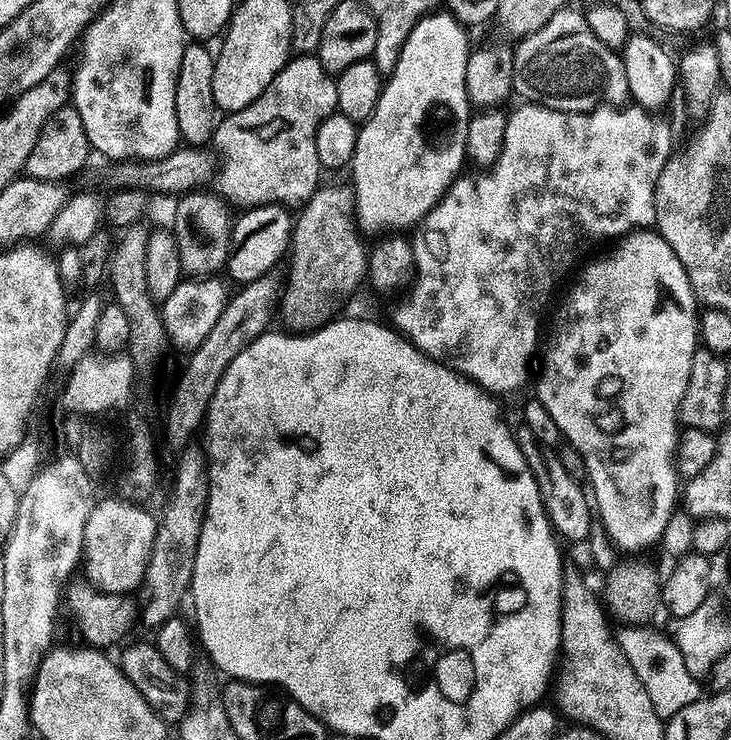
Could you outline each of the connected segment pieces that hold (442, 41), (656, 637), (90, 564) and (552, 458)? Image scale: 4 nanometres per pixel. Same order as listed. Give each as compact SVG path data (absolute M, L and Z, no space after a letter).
M437 10L423 16L414 26L414 30L410 30L410 38L406 38L406 42L402 46L402 54L398 54L398 66L394 66L392 75L383 81L378 106L374 106L374 114L370 114L370 118L359 125L358 142L354 146L354 158L350 165L350 173L352 172L350 187L356 198L356 223L361 233L392 234L397 230L415 229L428 211L448 193L449 186L463 169L460 167L466 164L467 126L470 119L470 105L466 94L466 62L468 61L470 43L468 44L468 36L464 32L467 32L465 25L459 24L452 17L452 13L447 10Z
M624 626L617 631L617 640L650 695L654 710L661 719L667 720L683 706L696 701L702 695L702 688L697 677L686 669L686 662L683 661L675 641L669 635L666 637L662 633L664 632L652 626Z
M97 499L93 503L90 518L86 518L82 572L84 568L87 583L101 592L132 594L136 587L145 583L158 520L139 503L119 499Z
M517 427L514 435L530 470L536 475L540 497L544 503L544 513L548 515L557 537L561 541L565 540L564 542L589 539L593 535L591 532L592 520L594 524L594 508L585 485L580 480L570 478L570 474L566 474L562 466L559 455L555 451L546 450L545 445L536 440L528 428Z

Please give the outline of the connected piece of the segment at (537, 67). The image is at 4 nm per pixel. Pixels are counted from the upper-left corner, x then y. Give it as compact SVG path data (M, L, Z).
M569 6L567 8L559 8L558 11L550 18L550 22L546 22L546 26L542 26L538 30L534 30L528 36L523 37L519 41L520 45L515 45L514 48L514 78L512 79L512 87L515 95L521 101L529 104L541 104L547 108L553 108L559 112L590 112L594 108L601 106L620 106L629 99L628 83L626 82L626 70L624 69L624 62L621 53L614 48L607 48L602 46L602 42L598 42L598 38L594 38L594 30L590 30L590 26L586 22L584 12L578 10L575 12L575 7Z

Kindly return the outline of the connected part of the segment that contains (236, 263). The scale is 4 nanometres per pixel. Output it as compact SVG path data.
M260 204L257 208L249 208L239 213L240 217L235 217L232 225L232 241L228 243L228 263L226 265L227 279L237 280L237 285L243 286L254 282L258 278L269 275L273 271L272 267L285 259L292 243L292 230L294 223L293 213L282 204Z

